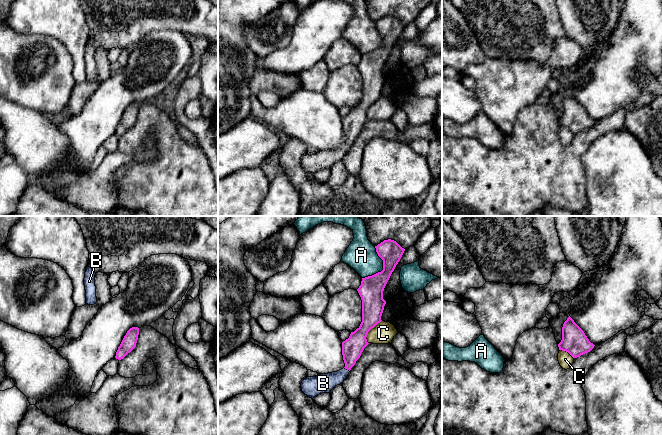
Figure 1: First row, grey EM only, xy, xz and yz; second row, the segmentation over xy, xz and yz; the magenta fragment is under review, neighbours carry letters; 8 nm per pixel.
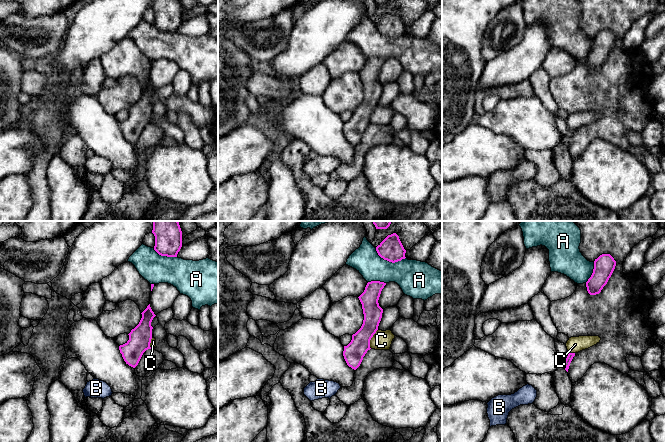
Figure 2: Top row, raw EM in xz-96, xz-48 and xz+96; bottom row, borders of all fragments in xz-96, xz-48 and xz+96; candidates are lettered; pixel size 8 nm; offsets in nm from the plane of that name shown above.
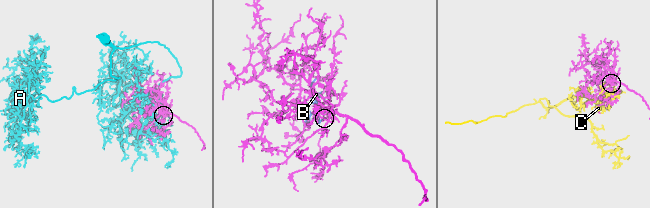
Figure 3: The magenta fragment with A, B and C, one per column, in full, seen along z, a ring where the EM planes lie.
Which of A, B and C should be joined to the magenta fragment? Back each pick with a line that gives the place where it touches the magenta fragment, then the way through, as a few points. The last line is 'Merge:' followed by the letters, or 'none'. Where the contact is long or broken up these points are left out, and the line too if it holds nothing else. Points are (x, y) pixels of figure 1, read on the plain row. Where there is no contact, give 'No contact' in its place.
B: Touches magenta at xz (347, 145). Path across: xz (352, 124), (347, 145), (337, 154), (323, 159)
Merge: B

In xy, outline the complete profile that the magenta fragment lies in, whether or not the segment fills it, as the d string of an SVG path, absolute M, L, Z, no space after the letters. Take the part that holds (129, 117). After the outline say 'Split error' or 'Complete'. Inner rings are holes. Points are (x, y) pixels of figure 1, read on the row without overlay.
M132 103L127 107L116 128L115 132L116 135L118 136L123 135L128 129L130 129L136 123L138 111L139 111L138 103Z. Complete

